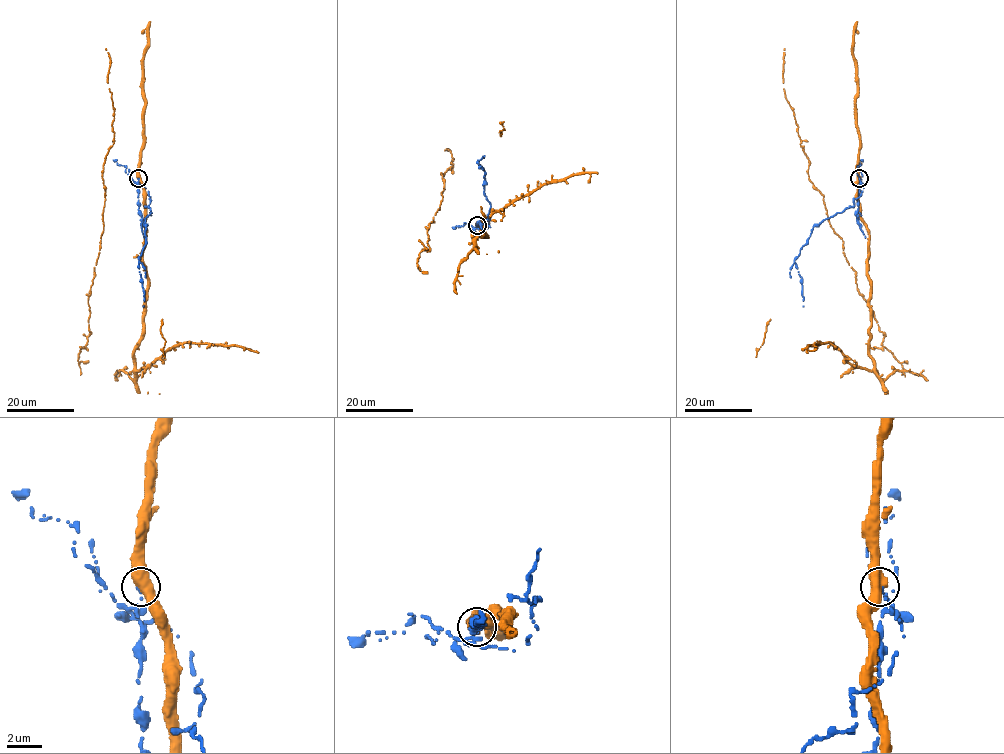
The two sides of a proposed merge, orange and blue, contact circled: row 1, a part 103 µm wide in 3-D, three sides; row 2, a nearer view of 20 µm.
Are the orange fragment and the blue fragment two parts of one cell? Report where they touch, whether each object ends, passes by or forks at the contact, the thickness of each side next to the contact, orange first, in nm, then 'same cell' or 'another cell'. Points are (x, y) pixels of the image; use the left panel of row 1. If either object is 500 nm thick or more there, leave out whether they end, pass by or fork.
at (138, 178); 550 nm thick on the orange side, 180 nm on the other; another cell

